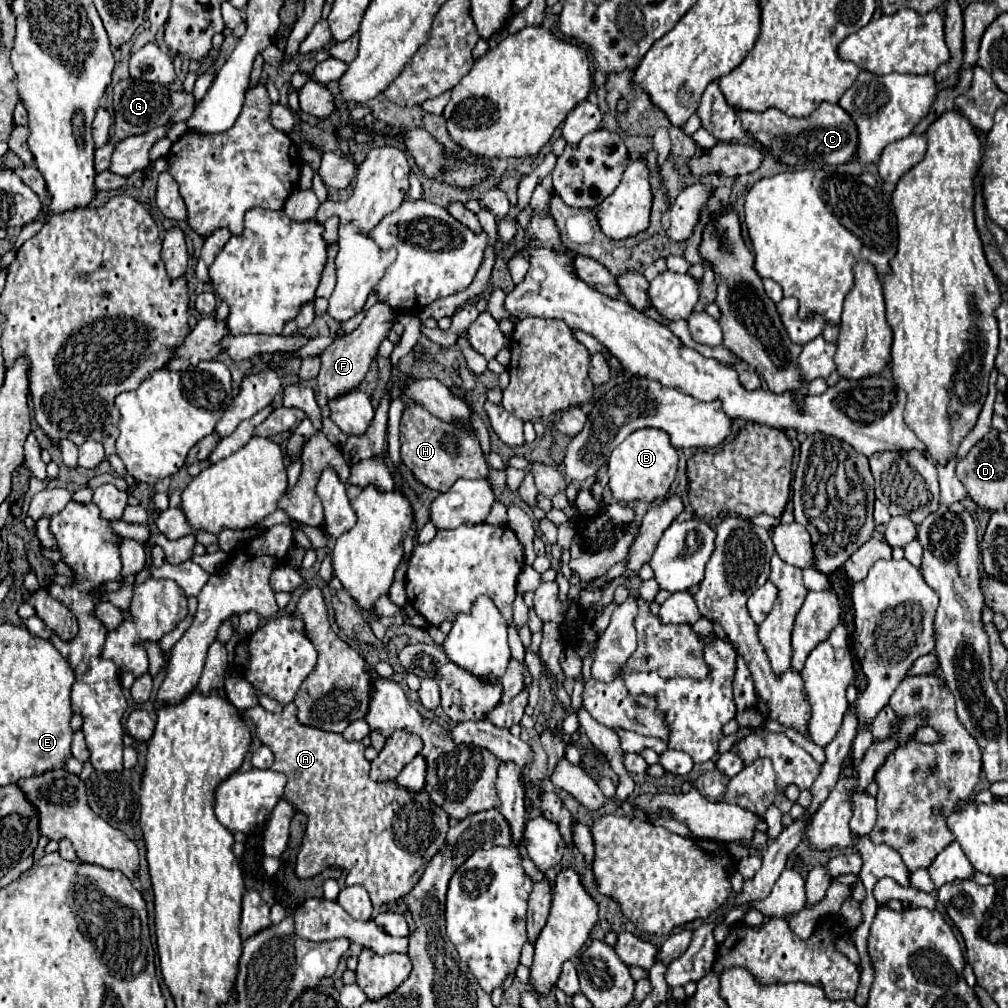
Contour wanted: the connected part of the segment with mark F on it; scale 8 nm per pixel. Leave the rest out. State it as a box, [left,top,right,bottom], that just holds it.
[317,303,393,417]

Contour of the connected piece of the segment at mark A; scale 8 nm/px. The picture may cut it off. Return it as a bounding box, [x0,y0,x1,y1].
[245,703,449,907]

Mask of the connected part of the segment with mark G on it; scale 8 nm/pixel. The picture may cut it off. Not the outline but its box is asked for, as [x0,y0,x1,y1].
[95,79,195,173]

